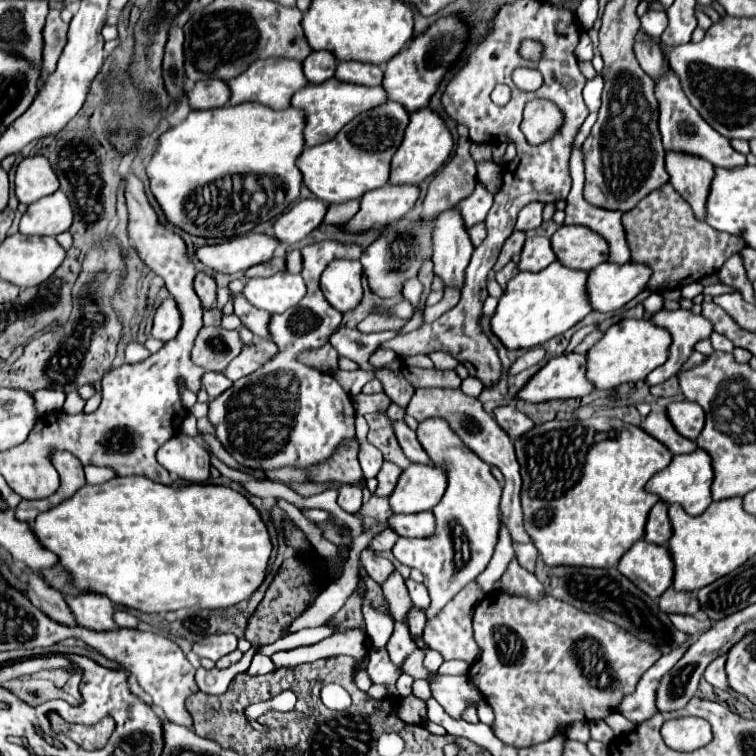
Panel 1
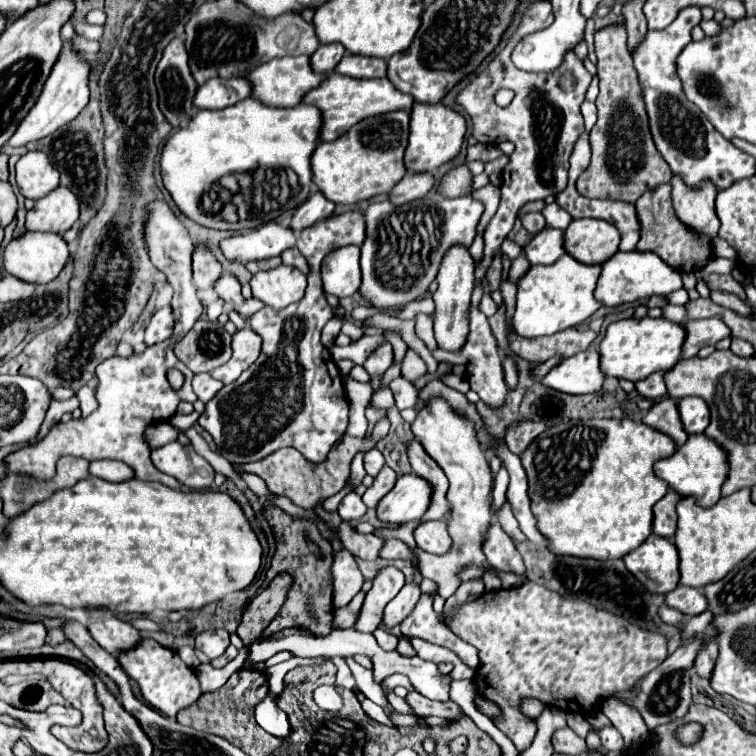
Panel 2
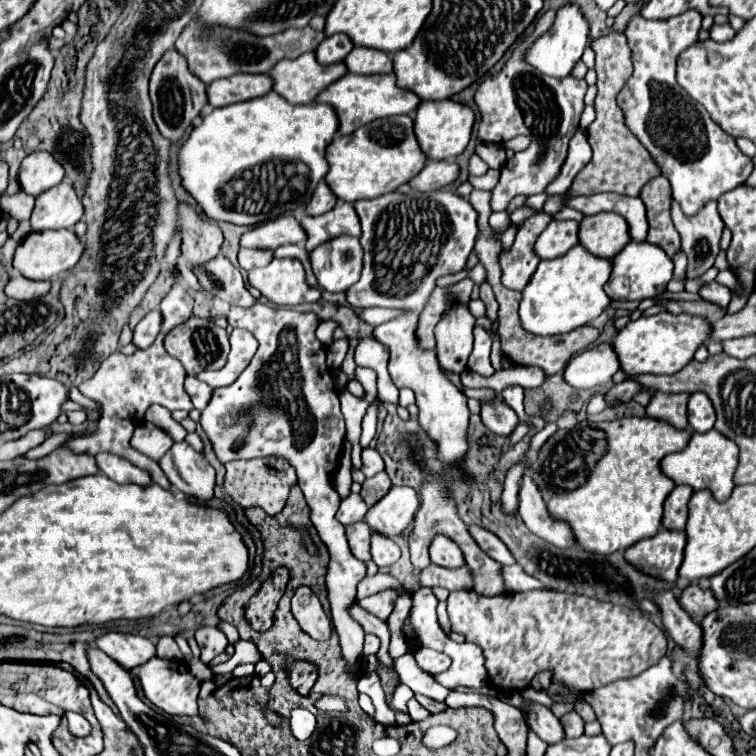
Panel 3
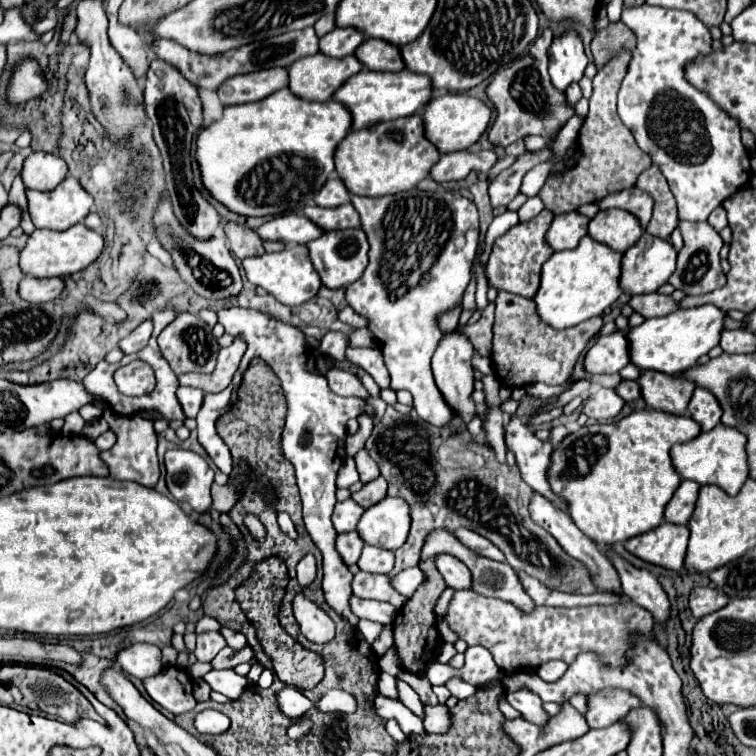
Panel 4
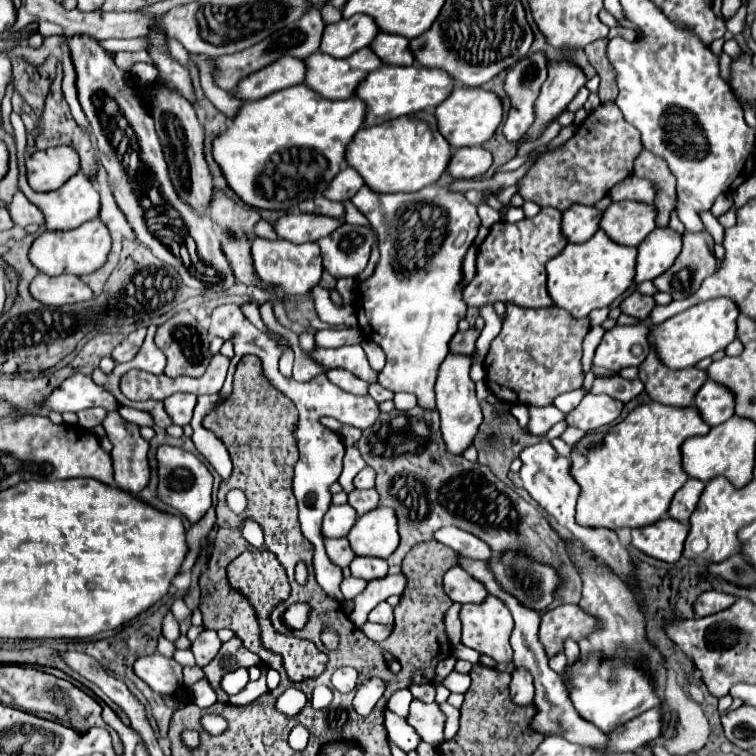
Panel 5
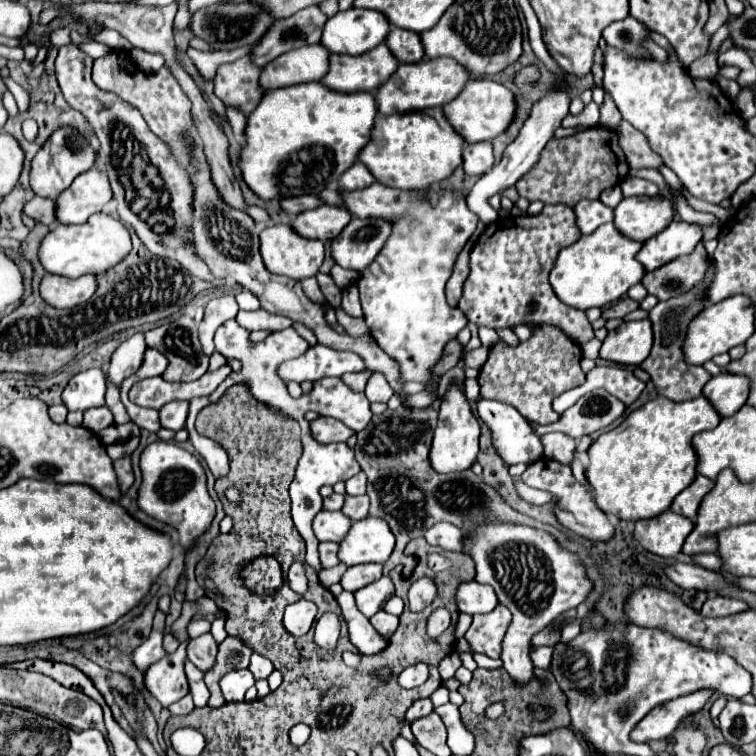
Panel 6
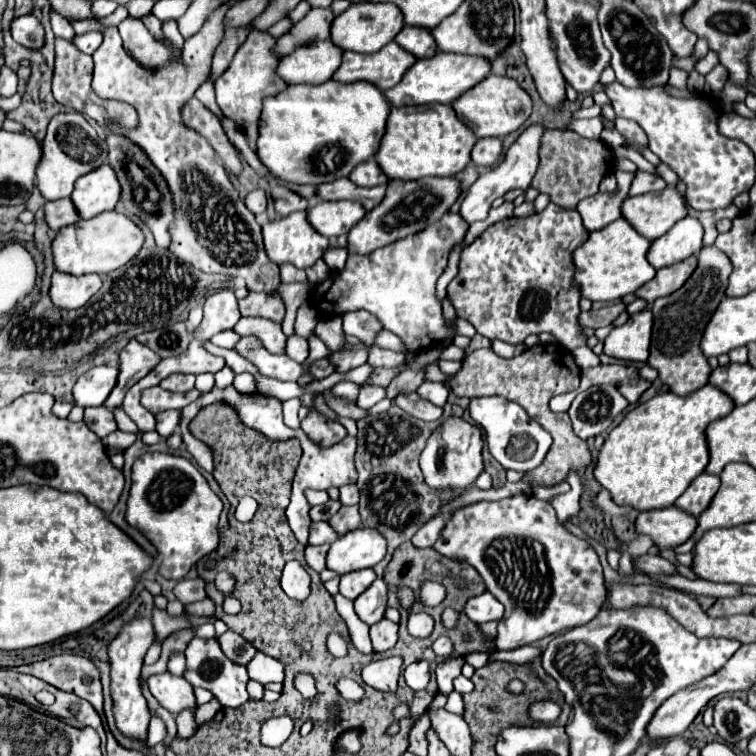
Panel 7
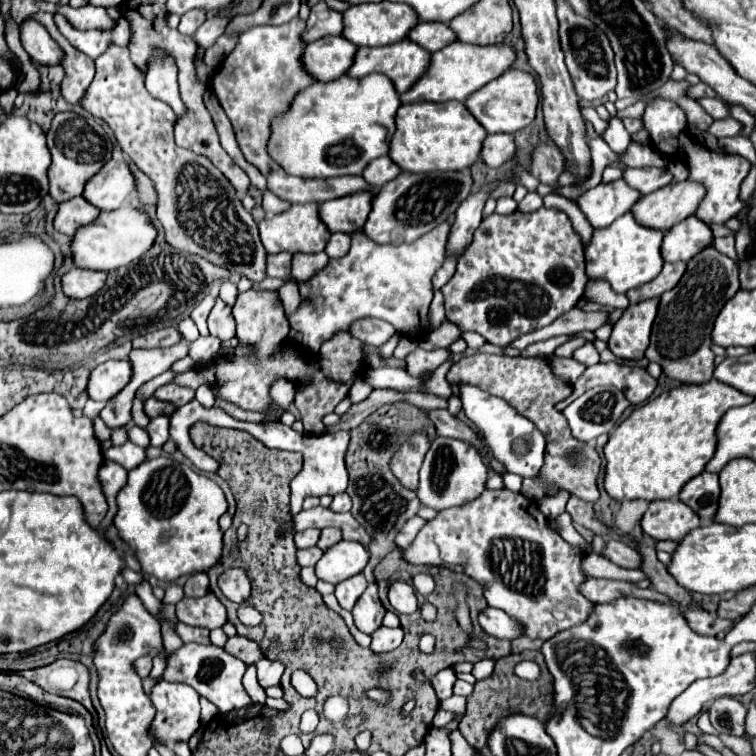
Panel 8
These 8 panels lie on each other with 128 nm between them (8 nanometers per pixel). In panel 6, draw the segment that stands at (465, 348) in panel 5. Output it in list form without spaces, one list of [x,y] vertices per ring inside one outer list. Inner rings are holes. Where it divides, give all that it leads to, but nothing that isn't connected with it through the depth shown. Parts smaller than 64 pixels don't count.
[[[450,340],[450,342],[444,346],[444,352],[442,352],[440,360],[432,366],[432,374],[438,374],[438,376],[446,374],[450,368],[454,368],[454,366],[460,362],[462,352],[464,352],[464,348],[460,346],[460,342],[458,342],[458,340]]]

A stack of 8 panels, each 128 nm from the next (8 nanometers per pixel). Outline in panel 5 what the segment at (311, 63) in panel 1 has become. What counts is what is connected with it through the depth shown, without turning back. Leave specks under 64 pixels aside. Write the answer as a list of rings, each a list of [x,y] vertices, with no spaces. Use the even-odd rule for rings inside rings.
[[[354,14],[352,18],[342,18],[324,28],[320,50],[334,58],[346,58],[360,48],[370,46],[378,34],[376,22],[366,14]]]

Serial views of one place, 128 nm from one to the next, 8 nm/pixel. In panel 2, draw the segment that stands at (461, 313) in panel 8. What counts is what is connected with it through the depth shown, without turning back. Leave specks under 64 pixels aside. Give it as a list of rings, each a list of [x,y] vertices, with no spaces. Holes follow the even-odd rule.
[[[530,212],[530,214],[522,216],[522,225],[528,234],[534,236],[546,226],[546,222],[544,222],[544,216],[540,212]],[[516,256],[516,258],[512,260],[512,268],[510,268],[510,272],[508,272],[508,280],[510,280],[510,282],[518,282],[518,280],[528,272],[528,268],[530,268],[528,258],[526,258],[526,256]]]

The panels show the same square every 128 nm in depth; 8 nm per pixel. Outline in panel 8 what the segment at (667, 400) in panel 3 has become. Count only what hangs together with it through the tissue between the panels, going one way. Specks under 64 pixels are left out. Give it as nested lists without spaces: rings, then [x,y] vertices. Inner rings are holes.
[[[714,246],[696,254],[688,266],[680,284],[660,296],[658,316],[652,326],[650,346],[646,358],[662,366],[668,378],[684,384],[704,384],[714,372],[714,352],[710,350],[712,326],[722,306],[740,290],[738,266],[728,256],[720,254]]]

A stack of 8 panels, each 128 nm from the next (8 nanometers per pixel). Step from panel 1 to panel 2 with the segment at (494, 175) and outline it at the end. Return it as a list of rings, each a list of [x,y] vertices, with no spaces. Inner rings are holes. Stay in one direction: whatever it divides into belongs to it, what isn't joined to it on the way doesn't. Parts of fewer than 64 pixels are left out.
[[[486,184],[484,188],[472,192],[472,198],[474,200],[480,200],[484,204],[484,214],[480,218],[480,224],[478,224],[478,232],[480,236],[484,234],[484,224],[488,224],[488,220],[496,214],[496,208],[498,208],[498,200],[500,200],[500,188],[494,186],[494,184]]]

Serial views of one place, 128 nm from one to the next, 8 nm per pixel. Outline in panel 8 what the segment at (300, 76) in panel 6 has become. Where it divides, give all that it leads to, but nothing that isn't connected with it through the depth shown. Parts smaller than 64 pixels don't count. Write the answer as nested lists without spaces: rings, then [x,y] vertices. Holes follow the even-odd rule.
[[[324,36],[308,44],[302,62],[318,82],[330,82],[348,72],[352,56],[356,56],[356,44],[344,40],[344,36]]]

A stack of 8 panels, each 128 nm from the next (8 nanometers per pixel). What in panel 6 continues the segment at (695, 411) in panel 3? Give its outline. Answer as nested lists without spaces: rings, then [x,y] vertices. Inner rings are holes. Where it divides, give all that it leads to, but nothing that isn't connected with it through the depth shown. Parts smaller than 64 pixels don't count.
[[[720,372],[712,376],[704,386],[704,396],[714,404],[720,416],[732,416],[740,406],[746,404],[750,392],[748,376]]]

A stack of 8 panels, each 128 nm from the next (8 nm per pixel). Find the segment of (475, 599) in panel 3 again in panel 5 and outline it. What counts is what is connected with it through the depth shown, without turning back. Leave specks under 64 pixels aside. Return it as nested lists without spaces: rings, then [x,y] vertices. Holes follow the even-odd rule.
[[[488,596],[486,602],[482,602],[482,604],[464,604],[460,618],[462,618],[462,644],[464,646],[490,656],[496,662],[512,660],[510,634],[514,630],[514,620],[512,620],[512,614],[506,608],[506,604],[500,602],[500,598]],[[574,604],[556,606],[542,616],[540,624],[540,642],[546,648],[548,656],[564,650],[564,640],[580,640],[596,628],[596,620],[590,614],[582,612],[582,608]]]

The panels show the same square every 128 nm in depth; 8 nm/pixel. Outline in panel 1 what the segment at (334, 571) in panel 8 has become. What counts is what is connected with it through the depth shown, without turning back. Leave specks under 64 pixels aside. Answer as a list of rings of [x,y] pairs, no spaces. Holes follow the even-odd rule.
[[[410,464],[398,478],[390,496],[390,510],[394,514],[418,514],[432,510],[444,496],[446,474],[442,468]]]

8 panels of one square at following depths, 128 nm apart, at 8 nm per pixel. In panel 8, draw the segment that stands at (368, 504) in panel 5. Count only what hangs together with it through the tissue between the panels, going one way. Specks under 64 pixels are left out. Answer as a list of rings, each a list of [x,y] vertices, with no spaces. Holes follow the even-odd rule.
[[[324,528],[320,532],[320,540],[318,540],[318,548],[322,550],[328,550],[330,546],[334,546],[338,540],[340,540],[340,530],[338,528]]]

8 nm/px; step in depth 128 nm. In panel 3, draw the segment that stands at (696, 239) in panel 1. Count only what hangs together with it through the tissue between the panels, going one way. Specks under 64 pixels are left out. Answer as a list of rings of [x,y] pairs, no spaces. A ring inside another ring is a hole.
[[[664,176],[652,178],[640,192],[640,198],[646,204],[648,210],[648,242],[660,246],[668,256],[674,256],[680,250],[680,236],[672,224],[670,218],[670,204],[672,204],[672,192],[670,184]]]

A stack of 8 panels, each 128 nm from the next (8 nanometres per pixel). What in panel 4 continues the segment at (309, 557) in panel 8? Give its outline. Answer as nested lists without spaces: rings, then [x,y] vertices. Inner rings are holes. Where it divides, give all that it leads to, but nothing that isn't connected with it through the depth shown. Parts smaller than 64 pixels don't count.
[[[346,532],[346,534],[336,536],[336,552],[340,552],[340,558],[348,566],[356,564],[362,548],[364,548],[364,542],[360,540],[360,536],[356,532]]]

